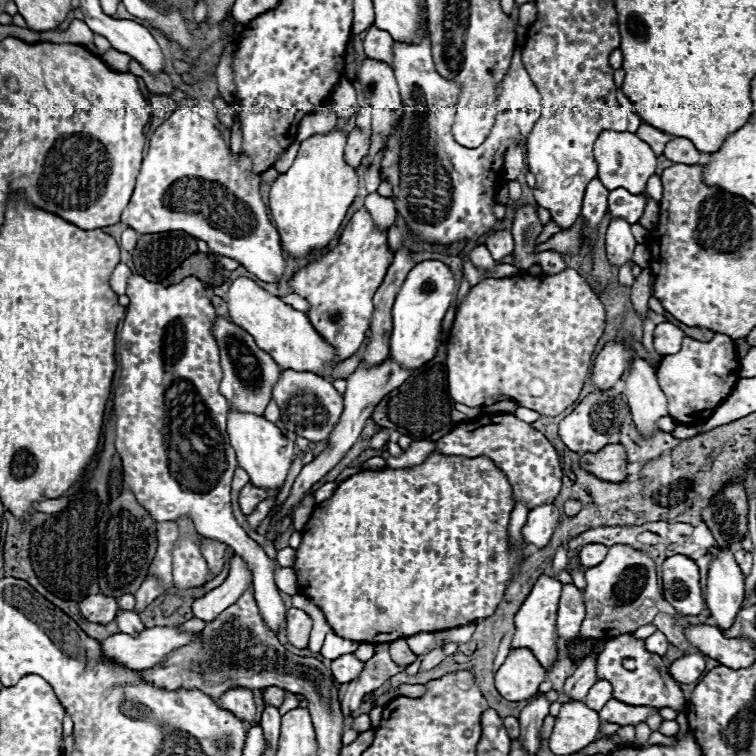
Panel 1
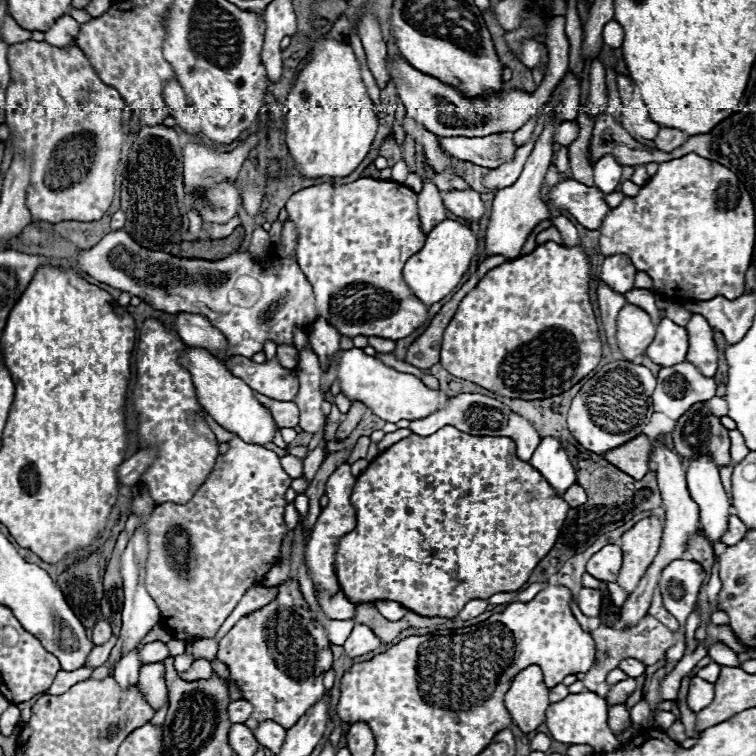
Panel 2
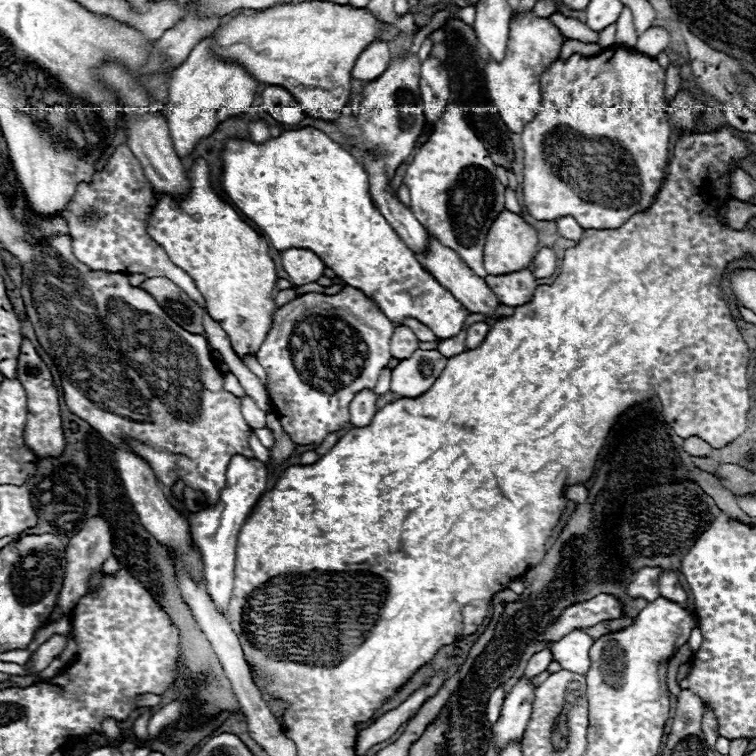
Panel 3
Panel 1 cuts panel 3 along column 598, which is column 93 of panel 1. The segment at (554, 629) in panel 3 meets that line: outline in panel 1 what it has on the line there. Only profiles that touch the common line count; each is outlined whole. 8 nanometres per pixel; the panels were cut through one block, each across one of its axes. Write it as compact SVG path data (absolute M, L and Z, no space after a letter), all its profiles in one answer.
M92 594L86 596L80 604L80 612L88 622L96 622L96 624L108 624L116 618L118 612L118 604L114 598L104 596L104 594Z

